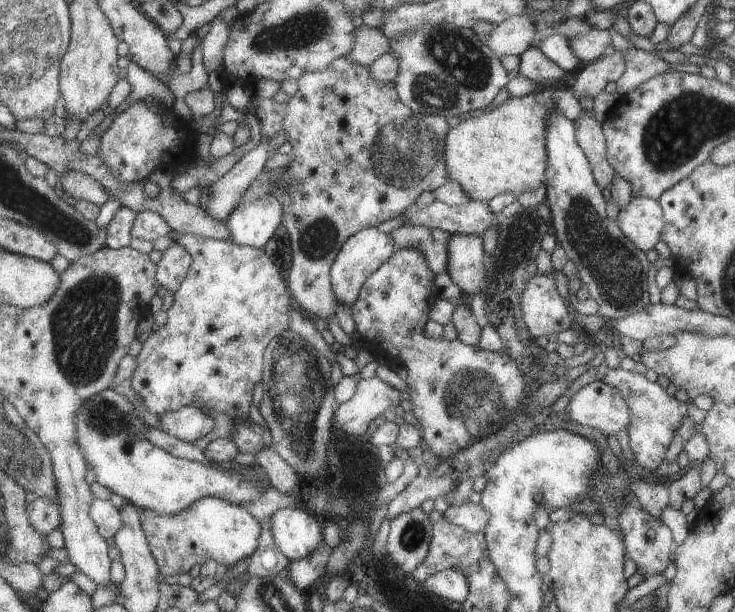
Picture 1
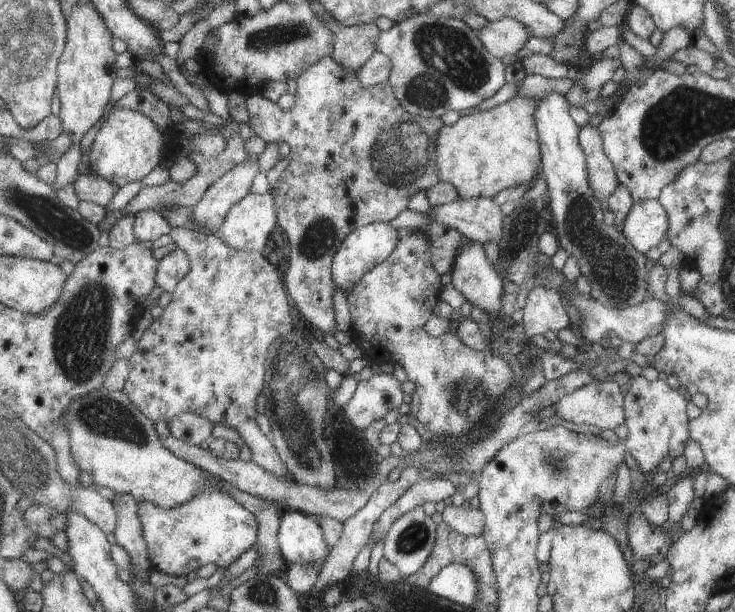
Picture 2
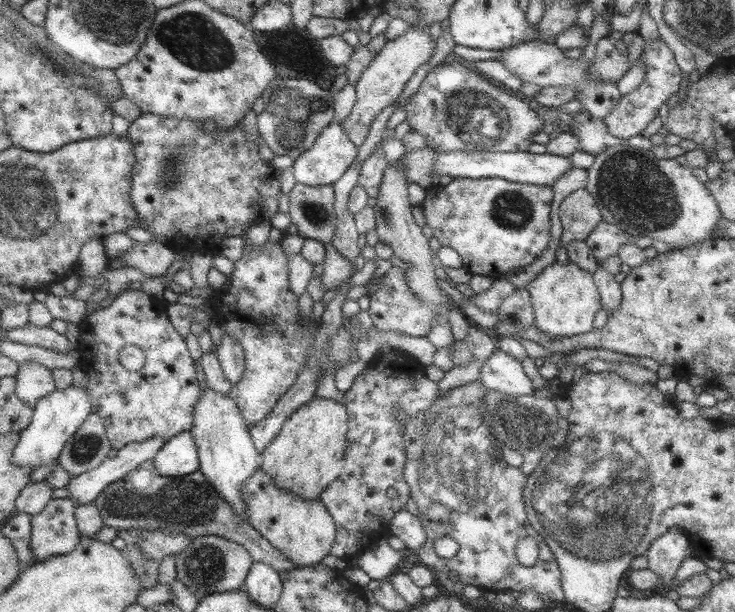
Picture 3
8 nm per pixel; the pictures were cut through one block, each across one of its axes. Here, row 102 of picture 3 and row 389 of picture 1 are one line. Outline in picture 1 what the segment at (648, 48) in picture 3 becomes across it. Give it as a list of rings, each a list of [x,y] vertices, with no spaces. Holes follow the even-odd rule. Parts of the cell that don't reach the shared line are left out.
[[[620,366],[606,369],[606,373],[601,377],[601,381],[615,387],[627,400],[628,408],[631,412],[630,424],[627,426],[628,442],[631,446],[643,448],[643,460],[641,466],[647,470],[652,470],[661,462],[665,456],[665,448],[671,442],[671,436],[675,428],[679,426],[681,418],[686,416],[688,404],[679,402],[675,398],[669,398],[667,392],[659,387],[659,384],[647,382],[645,375],[627,371]],[[655,432],[655,440],[653,440]],[[655,444],[655,450],[653,450]]]

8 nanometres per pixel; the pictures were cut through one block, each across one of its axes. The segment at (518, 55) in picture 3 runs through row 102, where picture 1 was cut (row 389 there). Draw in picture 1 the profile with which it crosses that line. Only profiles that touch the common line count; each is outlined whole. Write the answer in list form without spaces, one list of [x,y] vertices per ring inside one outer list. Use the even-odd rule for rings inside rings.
[[[595,380],[579,389],[565,411],[573,422],[598,428],[605,436],[627,428],[631,412],[627,400],[607,382]]]

